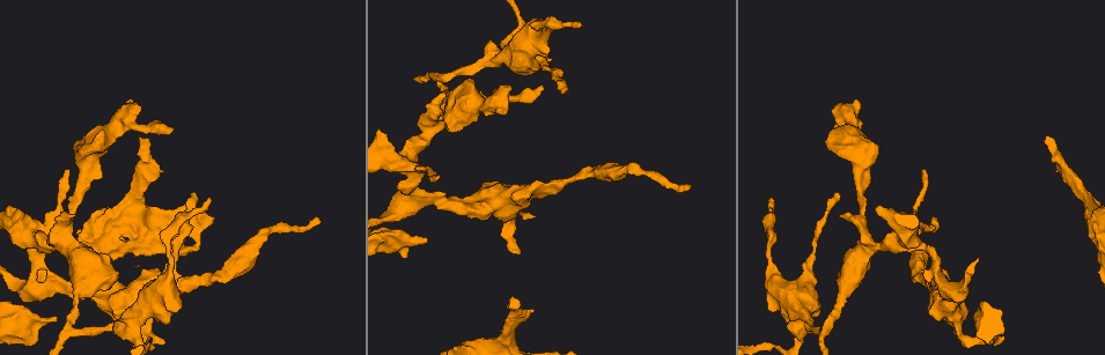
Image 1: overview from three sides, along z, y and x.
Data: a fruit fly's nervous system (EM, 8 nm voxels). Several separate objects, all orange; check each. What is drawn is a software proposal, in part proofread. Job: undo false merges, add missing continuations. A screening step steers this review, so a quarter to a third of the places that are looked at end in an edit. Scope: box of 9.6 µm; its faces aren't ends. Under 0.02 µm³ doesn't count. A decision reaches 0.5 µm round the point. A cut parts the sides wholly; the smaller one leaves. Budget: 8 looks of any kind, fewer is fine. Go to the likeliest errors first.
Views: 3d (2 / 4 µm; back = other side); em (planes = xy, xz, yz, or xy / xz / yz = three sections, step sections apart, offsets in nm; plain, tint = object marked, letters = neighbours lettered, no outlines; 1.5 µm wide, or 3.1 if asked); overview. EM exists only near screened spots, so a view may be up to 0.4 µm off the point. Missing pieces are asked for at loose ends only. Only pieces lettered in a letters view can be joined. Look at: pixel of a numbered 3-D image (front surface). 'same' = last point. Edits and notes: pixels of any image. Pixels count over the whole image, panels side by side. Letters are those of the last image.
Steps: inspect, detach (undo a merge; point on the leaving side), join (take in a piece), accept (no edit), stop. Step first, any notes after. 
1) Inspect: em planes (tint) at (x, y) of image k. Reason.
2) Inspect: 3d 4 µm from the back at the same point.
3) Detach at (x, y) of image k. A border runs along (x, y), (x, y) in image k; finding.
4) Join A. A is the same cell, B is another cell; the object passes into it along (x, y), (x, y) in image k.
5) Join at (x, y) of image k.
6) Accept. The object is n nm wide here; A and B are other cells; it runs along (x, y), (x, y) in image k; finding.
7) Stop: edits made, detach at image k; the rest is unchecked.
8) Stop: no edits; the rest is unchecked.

Inspect: 3d 2 µm at (140, 137) of image 1. An open end.

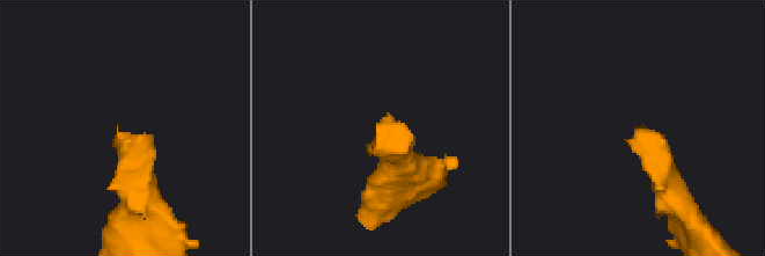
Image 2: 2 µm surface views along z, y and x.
Inspect: em xy step 4 (letters) at (640, 126) of image 2. Shape alone is not enough.

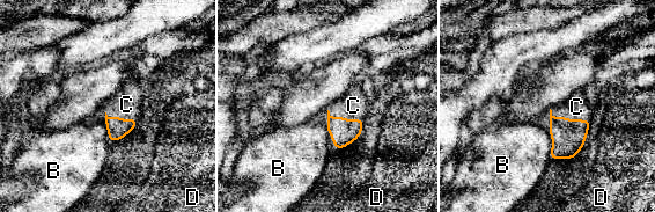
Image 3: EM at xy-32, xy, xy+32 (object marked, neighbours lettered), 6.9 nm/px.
Inspect: em planes (letters) at the same point. Another direction.

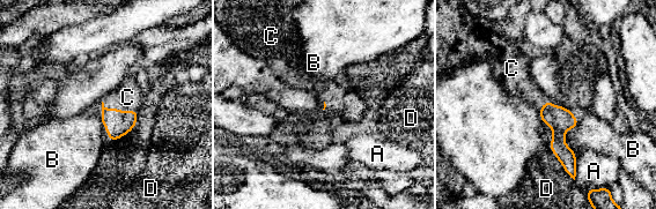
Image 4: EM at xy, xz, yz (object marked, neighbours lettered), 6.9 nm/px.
Join at (127, 97) of image 4. C is the same cell, A, B and D are other cells; the object passes into it along (117, 122), (118, 110), (127, 97) in image 4; it goes on there.

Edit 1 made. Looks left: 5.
Inspect: overview.

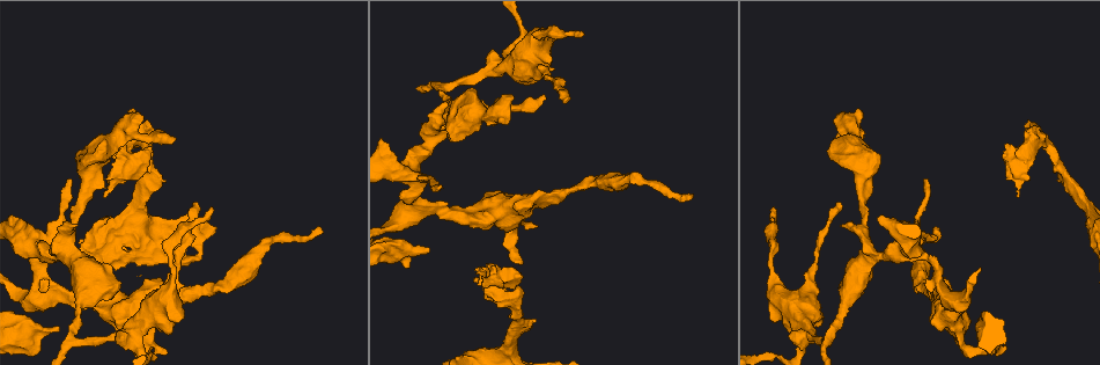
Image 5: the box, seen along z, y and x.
Inspect: 3d 4 µm at (428, 249) of image 5. An open end.

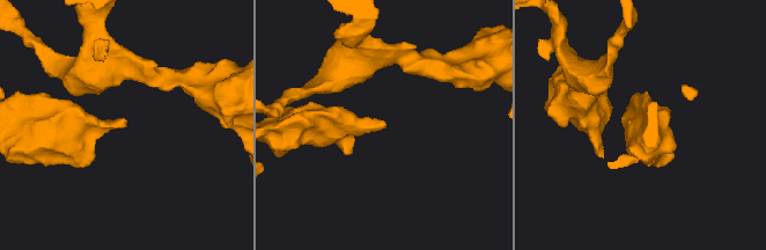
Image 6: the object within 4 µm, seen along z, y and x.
Inspect: em planes (letters) at (385, 125) of image 6. Shape alone is not enough.

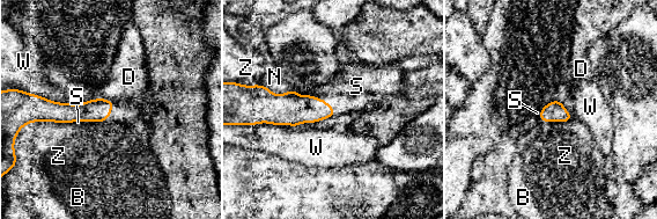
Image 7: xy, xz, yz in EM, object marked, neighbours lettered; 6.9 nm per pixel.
Join N, S. N and S are the same cell, B, D, W and Z are other cells; it goes on there.

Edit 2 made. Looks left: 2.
Stop: edits made, join at image 4, join at image 7; the rest is unchecked.

